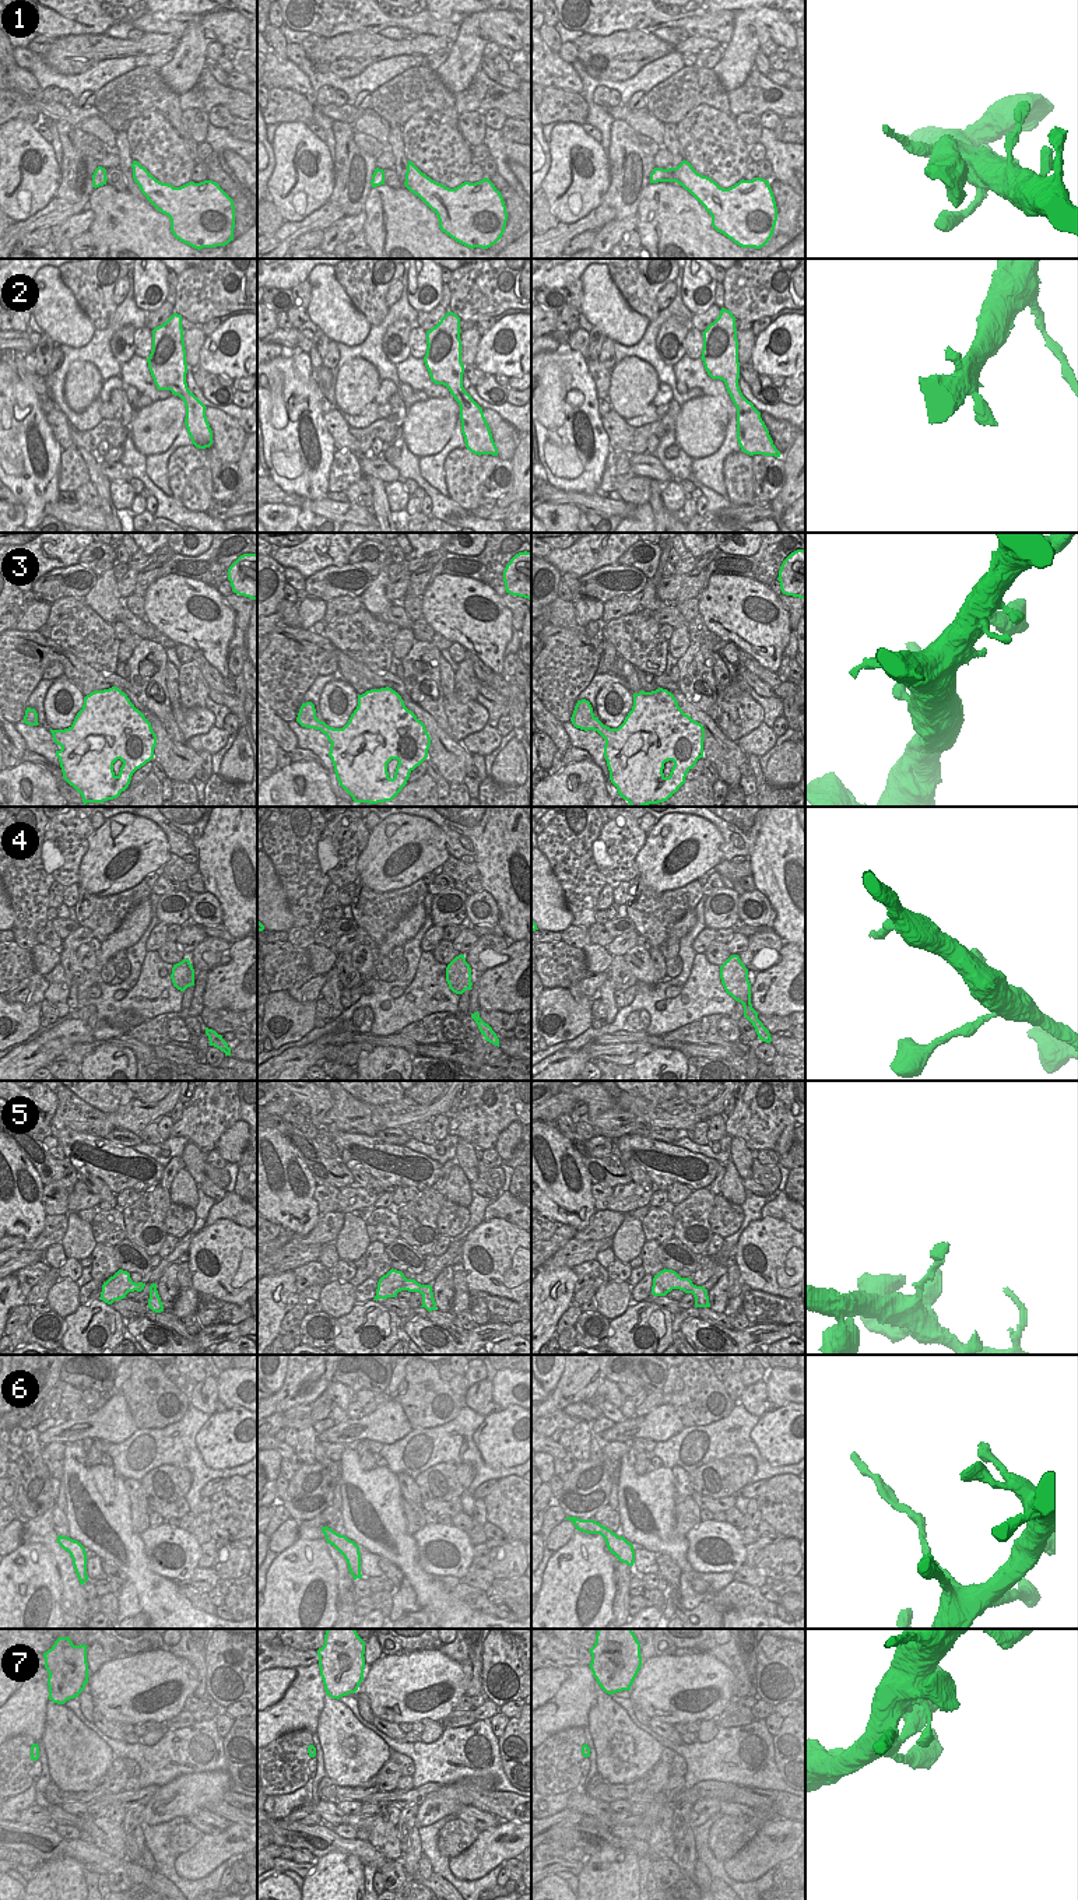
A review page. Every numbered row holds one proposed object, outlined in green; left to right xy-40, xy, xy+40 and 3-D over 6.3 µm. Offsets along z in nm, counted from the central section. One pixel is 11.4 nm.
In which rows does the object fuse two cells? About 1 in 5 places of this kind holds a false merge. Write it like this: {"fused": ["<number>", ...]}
{"fused": ["6"]}

